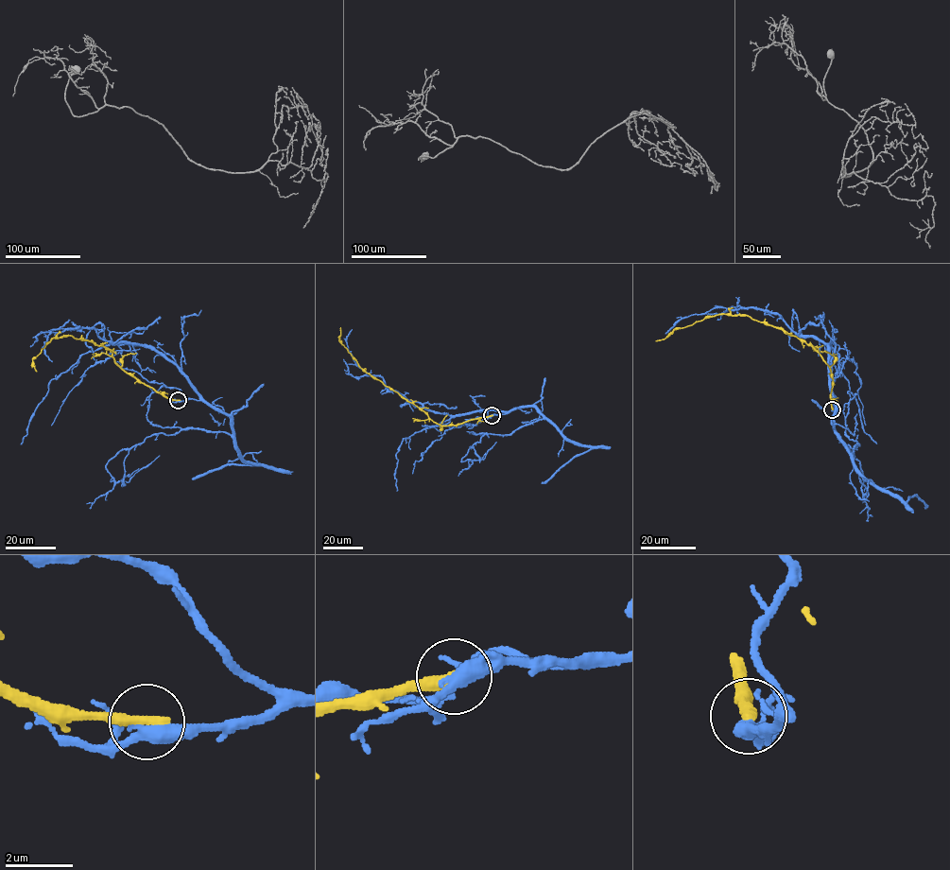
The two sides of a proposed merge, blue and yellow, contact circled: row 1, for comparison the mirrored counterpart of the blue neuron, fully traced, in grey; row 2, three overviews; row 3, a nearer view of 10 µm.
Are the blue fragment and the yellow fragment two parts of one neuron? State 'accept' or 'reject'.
reject

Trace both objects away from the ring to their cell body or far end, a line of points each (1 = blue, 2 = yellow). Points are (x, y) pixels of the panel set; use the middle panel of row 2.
1: (492, 415), (508, 413), (435, 412), (388, 389), (383, 377), (369, 374), (353, 358), (346, 340), (352, 329)
2: (492, 415), (456, 425), (440, 426), (434, 422), (360, 367), (339, 340), (340, 327)

